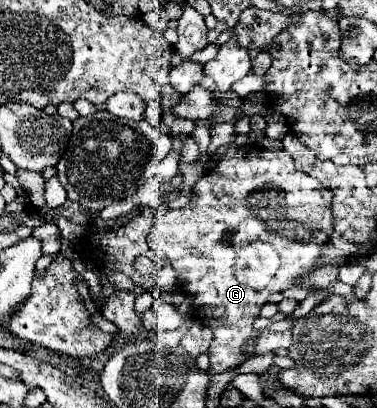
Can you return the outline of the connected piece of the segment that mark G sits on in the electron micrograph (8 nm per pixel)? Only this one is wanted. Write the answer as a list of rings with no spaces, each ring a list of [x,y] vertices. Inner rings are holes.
[[[257,147],[241,149],[241,153],[231,159],[217,161],[217,165],[195,183],[193,191],[195,197],[189,199],[185,207],[155,215],[147,241],[151,249],[163,249],[171,261],[179,279],[179,291],[191,301],[191,317],[211,327],[213,341],[207,355],[211,359],[209,375],[215,375],[237,369],[249,359],[245,347],[259,335],[253,321],[269,297],[283,293],[293,287],[297,279],[305,279],[315,271],[321,251],[333,233],[333,195],[315,177],[295,169],[287,151]]]

